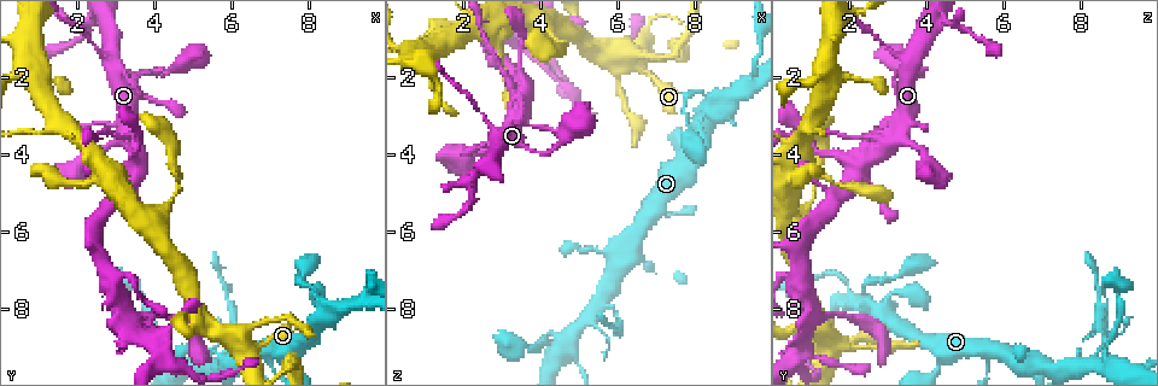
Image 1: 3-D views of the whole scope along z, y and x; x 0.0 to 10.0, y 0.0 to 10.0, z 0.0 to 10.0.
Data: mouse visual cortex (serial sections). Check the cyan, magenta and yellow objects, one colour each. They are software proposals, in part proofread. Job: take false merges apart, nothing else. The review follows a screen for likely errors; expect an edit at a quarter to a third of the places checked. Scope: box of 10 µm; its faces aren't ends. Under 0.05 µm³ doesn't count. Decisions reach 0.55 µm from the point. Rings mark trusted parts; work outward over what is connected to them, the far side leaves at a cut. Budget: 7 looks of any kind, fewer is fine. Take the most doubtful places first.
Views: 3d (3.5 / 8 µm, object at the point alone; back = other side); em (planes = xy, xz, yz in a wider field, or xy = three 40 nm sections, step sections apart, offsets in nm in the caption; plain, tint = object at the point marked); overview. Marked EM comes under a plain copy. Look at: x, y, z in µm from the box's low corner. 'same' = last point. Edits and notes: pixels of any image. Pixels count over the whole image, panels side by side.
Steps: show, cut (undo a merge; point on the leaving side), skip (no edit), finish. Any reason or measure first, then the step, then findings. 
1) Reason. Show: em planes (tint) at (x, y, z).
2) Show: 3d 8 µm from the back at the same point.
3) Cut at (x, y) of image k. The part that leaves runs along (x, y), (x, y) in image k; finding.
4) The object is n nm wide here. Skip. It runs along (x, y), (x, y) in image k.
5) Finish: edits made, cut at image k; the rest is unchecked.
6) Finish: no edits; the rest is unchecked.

A narrow waist. Show: 3d 3.5 µm from the back at (5.95, 8.85, 8.10).

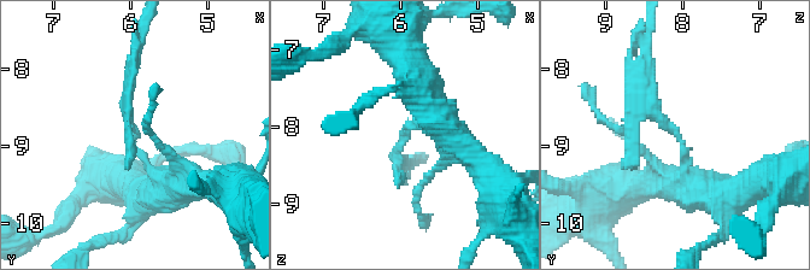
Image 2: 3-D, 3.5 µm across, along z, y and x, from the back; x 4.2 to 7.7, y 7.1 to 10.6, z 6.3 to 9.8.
Show: em xy step 5 (tint) at (5.90, 8.90, 8.10).

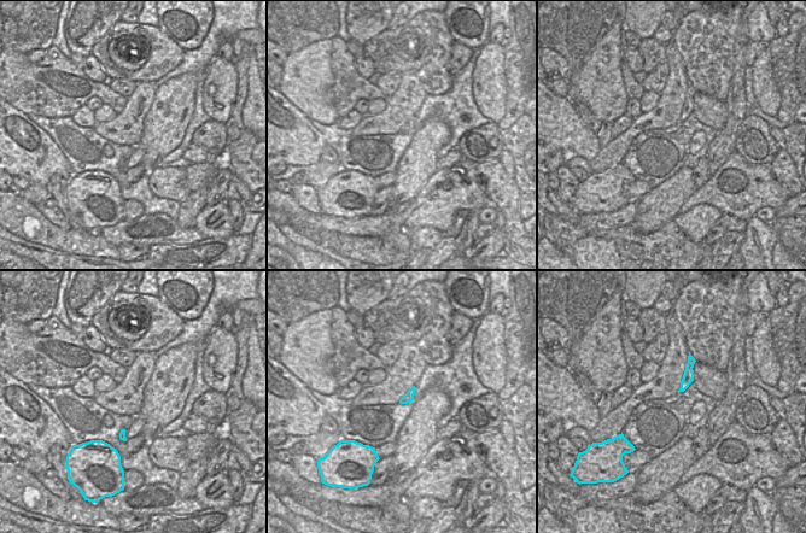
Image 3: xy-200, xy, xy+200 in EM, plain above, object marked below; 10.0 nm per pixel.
Another direction. Show: em xy step 1 (tint) at the same point.

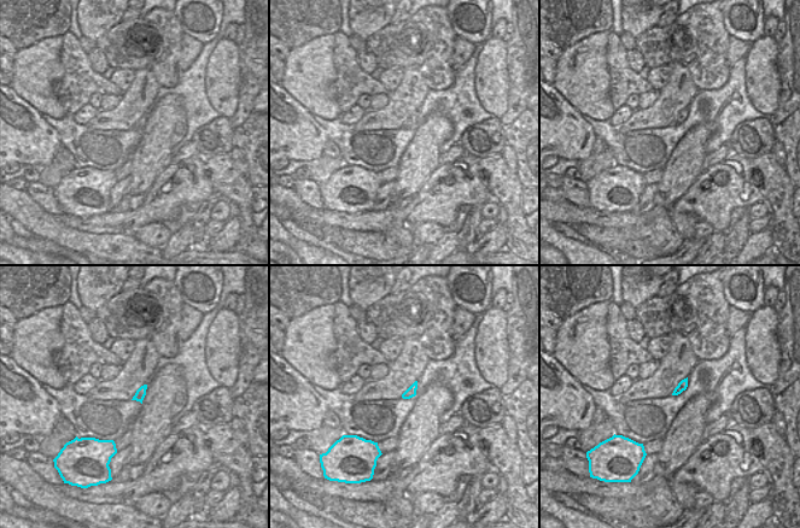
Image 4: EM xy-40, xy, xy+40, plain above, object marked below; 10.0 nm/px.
Cut at (647, 56) of image 2. The part that leaves runs along (653, 105), (646, 98), (646, 31) in image 2; a second cell is stuck on.

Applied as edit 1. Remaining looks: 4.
Show: overview.

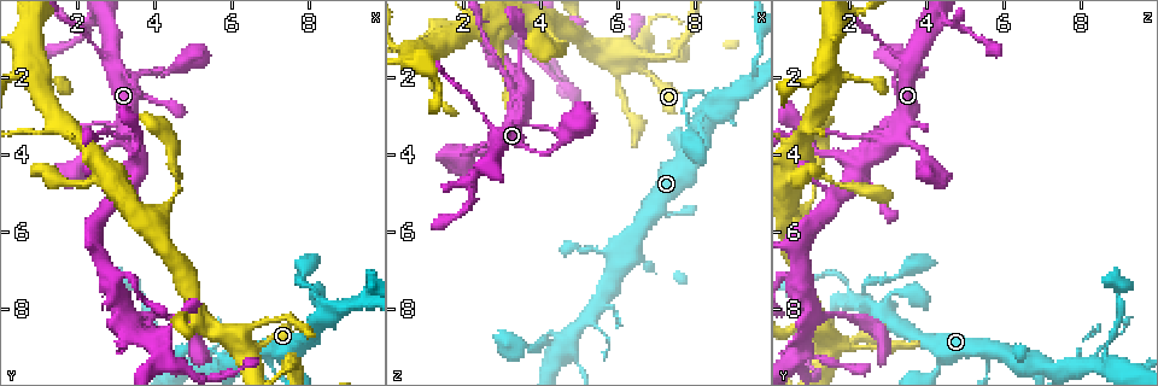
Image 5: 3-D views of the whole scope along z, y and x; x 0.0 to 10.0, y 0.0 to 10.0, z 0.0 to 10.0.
Abrupt turn. Show: 3d 3.5 µm at (3.50, 4.20, 2.10).

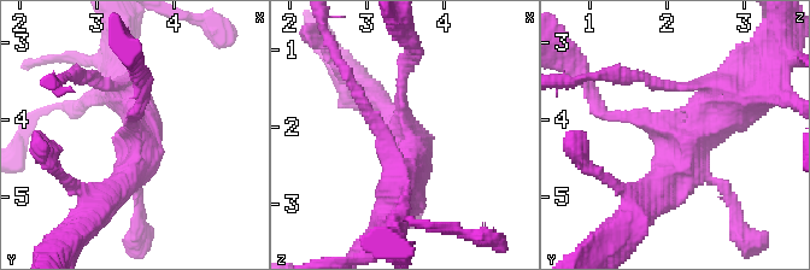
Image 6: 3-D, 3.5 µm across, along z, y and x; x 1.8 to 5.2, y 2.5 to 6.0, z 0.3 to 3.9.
Shape alone is not enough. Show: em xy step 3 (tint) at (3.55, 4.15, 2.10).

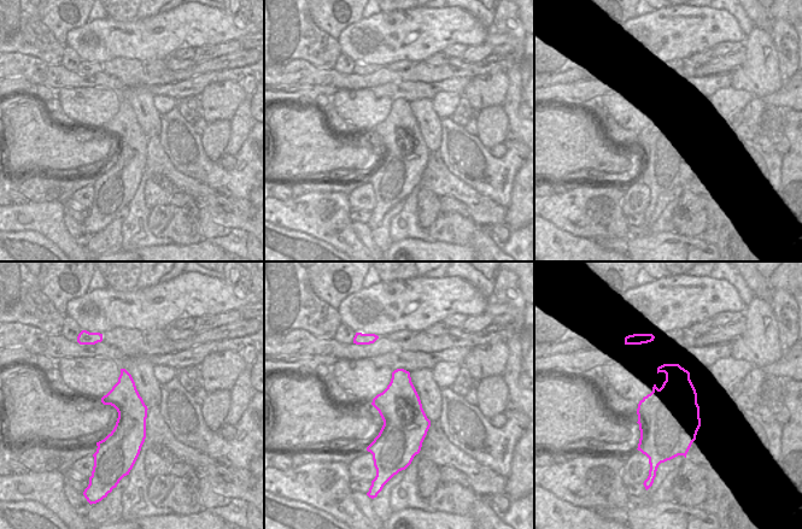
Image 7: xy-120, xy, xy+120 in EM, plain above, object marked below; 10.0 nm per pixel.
Skip. It runs along (749, 98), (696, 130), (644, 198) in image 6; continuous, no second cell.

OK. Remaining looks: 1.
Finish: edits made, cut at image 2; the rest is unchecked.

